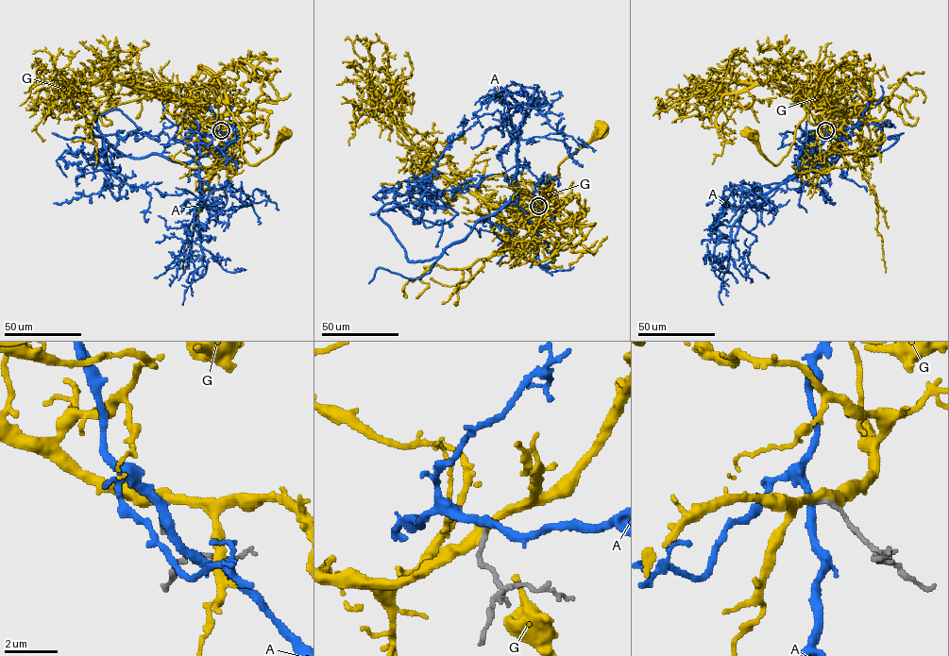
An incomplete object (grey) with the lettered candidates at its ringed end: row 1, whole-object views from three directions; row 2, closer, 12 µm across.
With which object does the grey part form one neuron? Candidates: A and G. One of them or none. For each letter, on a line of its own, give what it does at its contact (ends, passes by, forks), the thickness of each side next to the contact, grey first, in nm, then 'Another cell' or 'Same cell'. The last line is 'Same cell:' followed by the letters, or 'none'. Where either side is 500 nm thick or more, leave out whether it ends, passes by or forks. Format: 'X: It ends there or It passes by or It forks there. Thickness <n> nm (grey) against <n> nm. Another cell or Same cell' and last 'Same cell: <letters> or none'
A: It passes by. Thickness 160 nm (grey) against 320 nm. Same cell
G: It passes by. Thickness 180 nm (grey) against 400 nm. Another cell
Same cell: A

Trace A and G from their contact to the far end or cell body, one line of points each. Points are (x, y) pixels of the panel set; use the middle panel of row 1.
A: (538, 206), (517, 192), (438, 256), (410, 261), (379, 212), (396, 203), (422, 221), (431, 174), (464, 114)
G: (538, 206), (519, 210), (509, 208), (535, 206), (558, 176), (558, 166), (596, 138), (602, 127)

